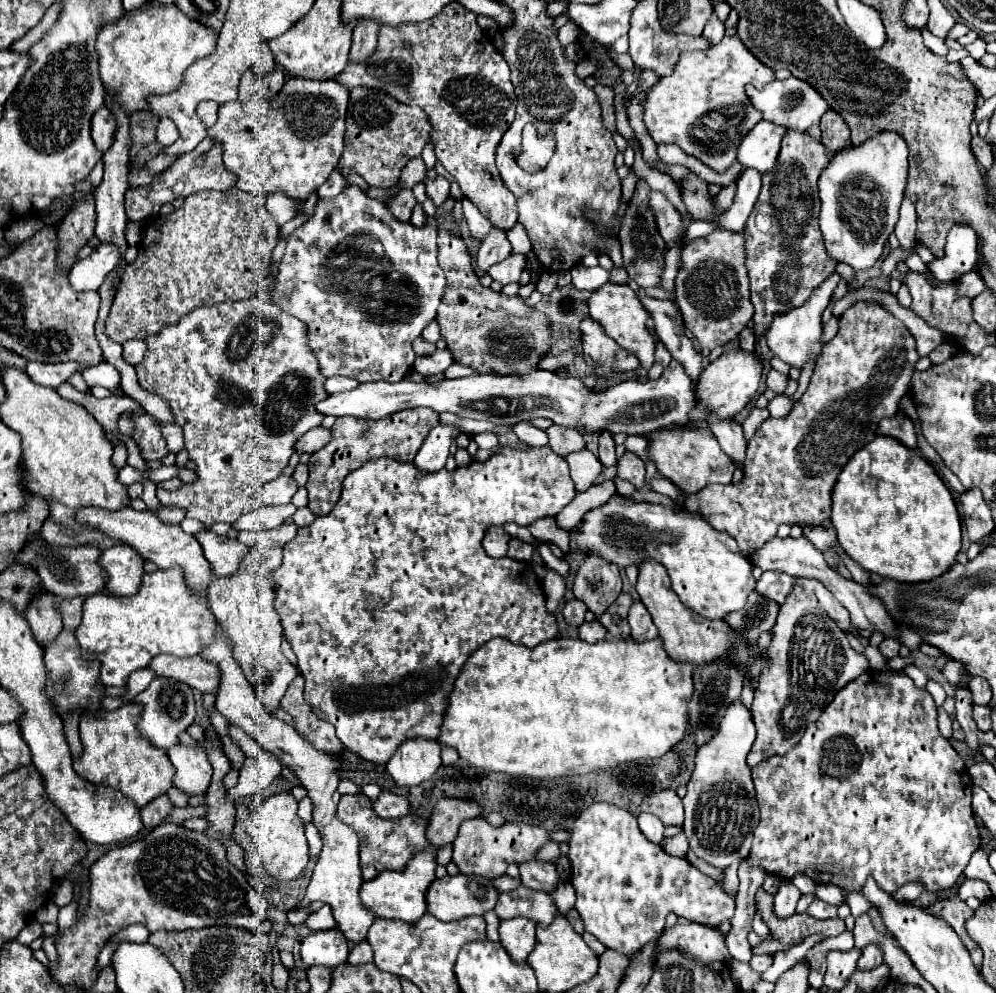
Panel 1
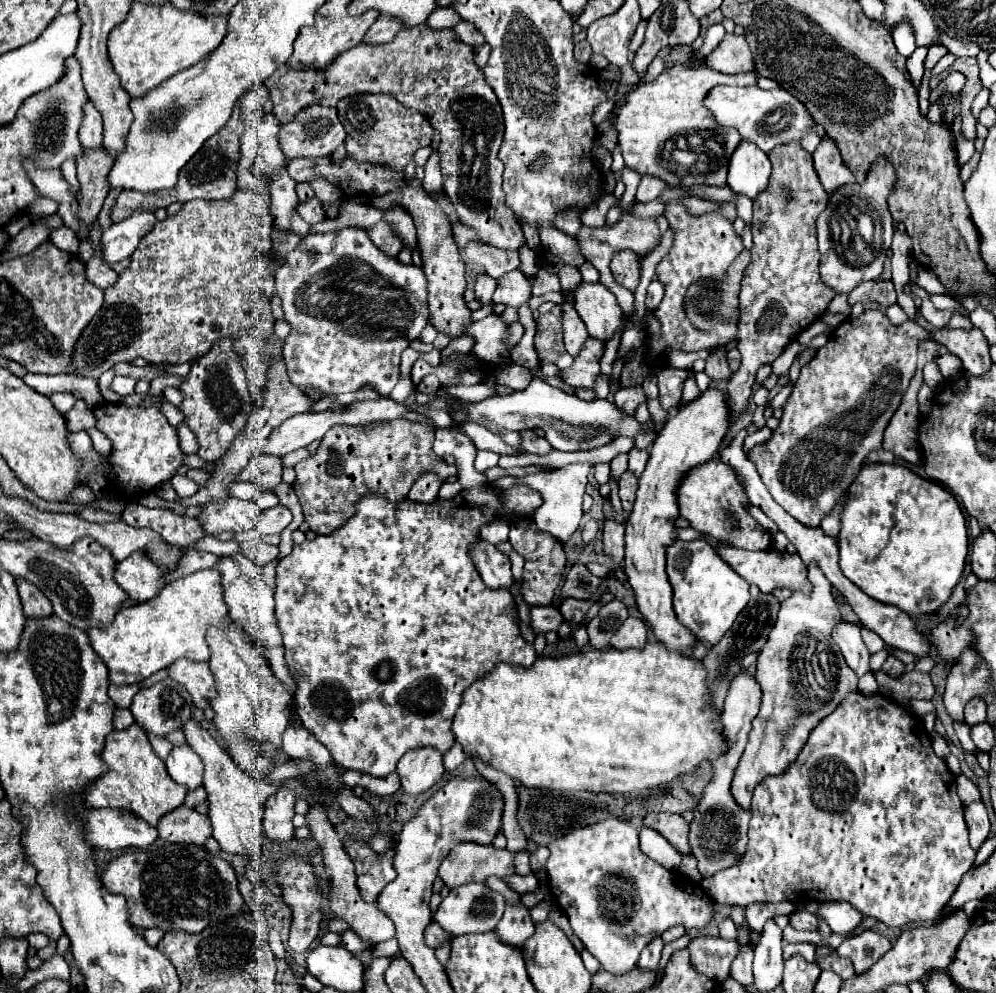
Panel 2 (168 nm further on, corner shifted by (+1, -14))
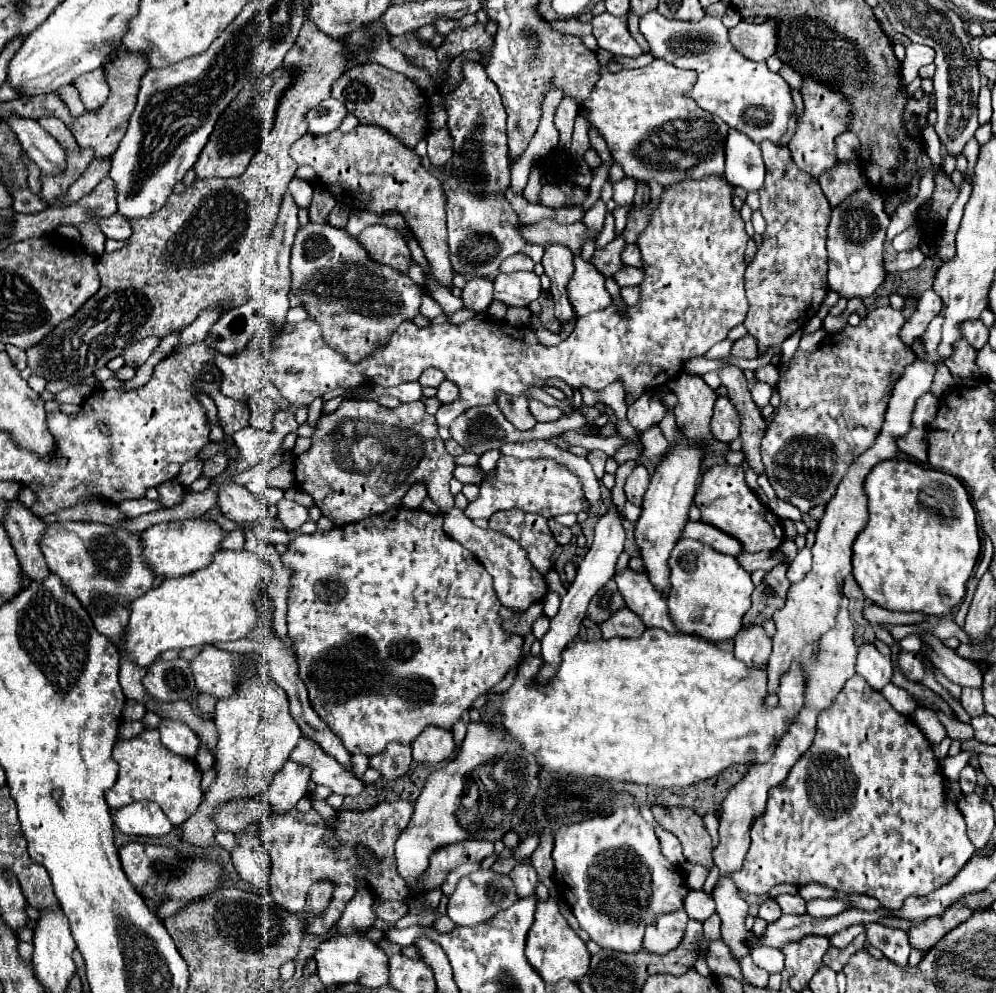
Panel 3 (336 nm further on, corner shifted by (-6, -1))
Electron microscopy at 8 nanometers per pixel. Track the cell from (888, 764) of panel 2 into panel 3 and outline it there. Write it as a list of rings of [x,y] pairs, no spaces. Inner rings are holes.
[[[854,675],[852,679],[848,679],[844,689],[840,691],[834,705],[824,709],[824,713],[818,715],[816,737],[814,737],[812,747],[792,767],[786,781],[770,791],[764,815],[760,815],[752,825],[752,845],[748,849],[744,865],[742,865],[740,871],[732,873],[732,881],[736,883],[738,891],[754,893],[754,895],[766,895],[772,887],[782,885],[782,883],[792,883],[792,885],[798,885],[798,887],[808,885],[808,883],[820,883],[820,885],[826,885],[834,891],[862,893],[862,895],[874,897],[874,899],[880,901],[882,907],[896,911],[896,907],[900,907],[900,903],[904,903],[904,899],[930,895],[932,891],[936,891],[944,883],[950,883],[954,879],[956,871],[960,871],[960,867],[964,867],[964,863],[974,853],[976,853],[976,847],[972,847],[972,843],[966,835],[964,815],[960,815],[958,805],[948,797],[946,777],[940,769],[940,763],[934,757],[934,749],[932,749],[932,743],[928,741],[928,737],[920,731],[920,727],[912,721],[912,717],[898,713],[884,699],[884,695],[880,691],[872,691],[872,687],[868,687],[868,683],[864,683],[864,679],[860,679],[860,675]]]

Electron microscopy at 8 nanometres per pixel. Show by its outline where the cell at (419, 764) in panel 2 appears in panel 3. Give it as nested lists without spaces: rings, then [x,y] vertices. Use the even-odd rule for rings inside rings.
[[[442,727],[424,729],[412,743],[412,759],[416,763],[442,763],[454,753],[452,731]]]

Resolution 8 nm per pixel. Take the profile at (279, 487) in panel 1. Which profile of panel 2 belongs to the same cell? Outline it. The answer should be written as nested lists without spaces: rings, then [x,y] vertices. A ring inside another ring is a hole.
[[[279,504],[279,506],[269,508],[269,510],[259,514],[257,528],[261,534],[281,534],[289,526],[291,520],[293,520],[291,512]]]

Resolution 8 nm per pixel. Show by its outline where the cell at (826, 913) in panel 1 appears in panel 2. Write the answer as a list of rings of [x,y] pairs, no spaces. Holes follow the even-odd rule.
[[[795,910],[793,914],[789,914],[789,924],[795,930],[817,930],[817,916],[805,910]]]

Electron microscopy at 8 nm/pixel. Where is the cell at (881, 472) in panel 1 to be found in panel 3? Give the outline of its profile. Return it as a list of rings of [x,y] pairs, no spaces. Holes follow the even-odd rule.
[[[888,459],[888,461],[880,461],[878,465],[872,467],[872,471],[868,473],[868,477],[864,481],[864,493],[868,497],[870,519],[868,519],[868,525],[858,533],[858,537],[854,541],[854,547],[852,547],[852,551],[854,551],[852,573],[854,573],[854,579],[858,581],[858,585],[862,589],[864,597],[870,599],[872,603],[884,607],[884,609],[890,609],[890,611],[920,611],[920,613],[926,613],[926,615],[944,615],[952,607],[956,607],[966,595],[966,583],[972,575],[972,569],[974,569],[978,553],[980,553],[980,537],[978,537],[978,527],[976,527],[976,515],[974,515],[968,493],[964,491],[964,485],[960,483],[960,479],[956,479],[956,477],[944,473],[944,471],[938,471],[938,469],[922,467],[922,465],[912,463],[912,461]]]

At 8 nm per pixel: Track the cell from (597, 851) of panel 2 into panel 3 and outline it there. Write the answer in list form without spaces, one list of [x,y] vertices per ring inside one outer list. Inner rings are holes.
[[[620,807],[606,817],[594,817],[560,827],[554,835],[552,859],[556,865],[556,885],[564,899],[570,903],[580,927],[590,935],[592,941],[596,941],[602,949],[608,951],[640,951],[644,927],[660,915],[684,909],[684,899],[690,893],[680,867],[670,863],[660,853],[658,837],[654,835],[652,827],[642,819],[636,807]]]

